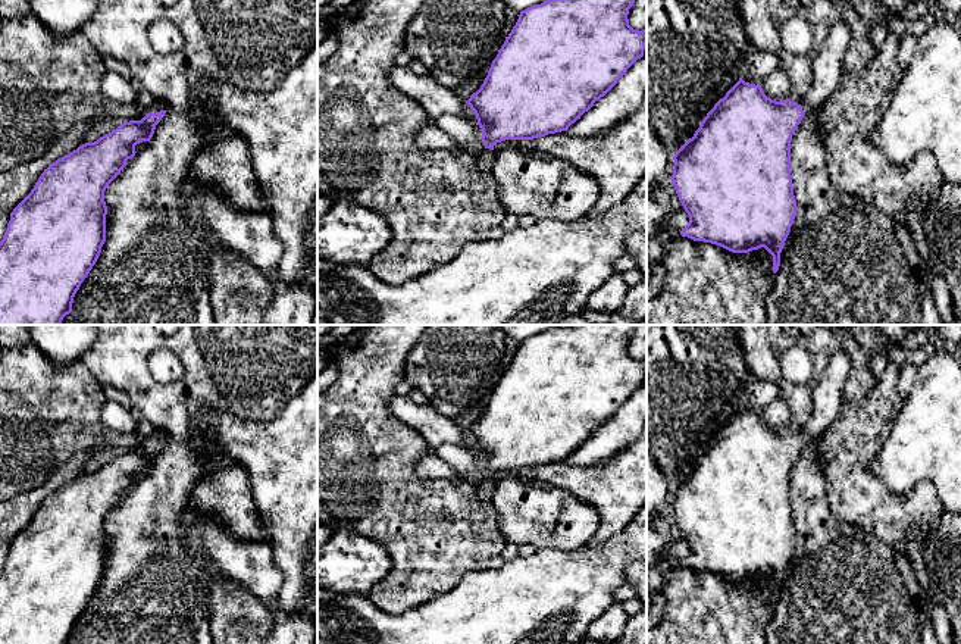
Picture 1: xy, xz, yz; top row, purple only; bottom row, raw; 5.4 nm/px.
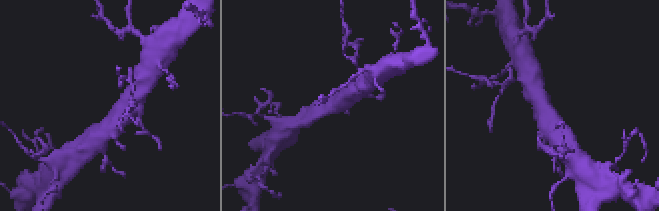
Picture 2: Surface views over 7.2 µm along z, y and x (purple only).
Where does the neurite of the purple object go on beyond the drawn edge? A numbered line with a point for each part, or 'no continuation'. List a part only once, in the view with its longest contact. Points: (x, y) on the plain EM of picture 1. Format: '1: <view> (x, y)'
1: xy (159, 433)

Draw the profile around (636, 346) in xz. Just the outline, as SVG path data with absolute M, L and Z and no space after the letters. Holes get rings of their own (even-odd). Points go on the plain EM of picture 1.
M635 325L635 332L629 338L627 348L629 354L636 360L647 357L647 325Z

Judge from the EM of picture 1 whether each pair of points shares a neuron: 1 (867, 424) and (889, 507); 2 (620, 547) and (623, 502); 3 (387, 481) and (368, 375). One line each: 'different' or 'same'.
1: same
2: different
3: same

